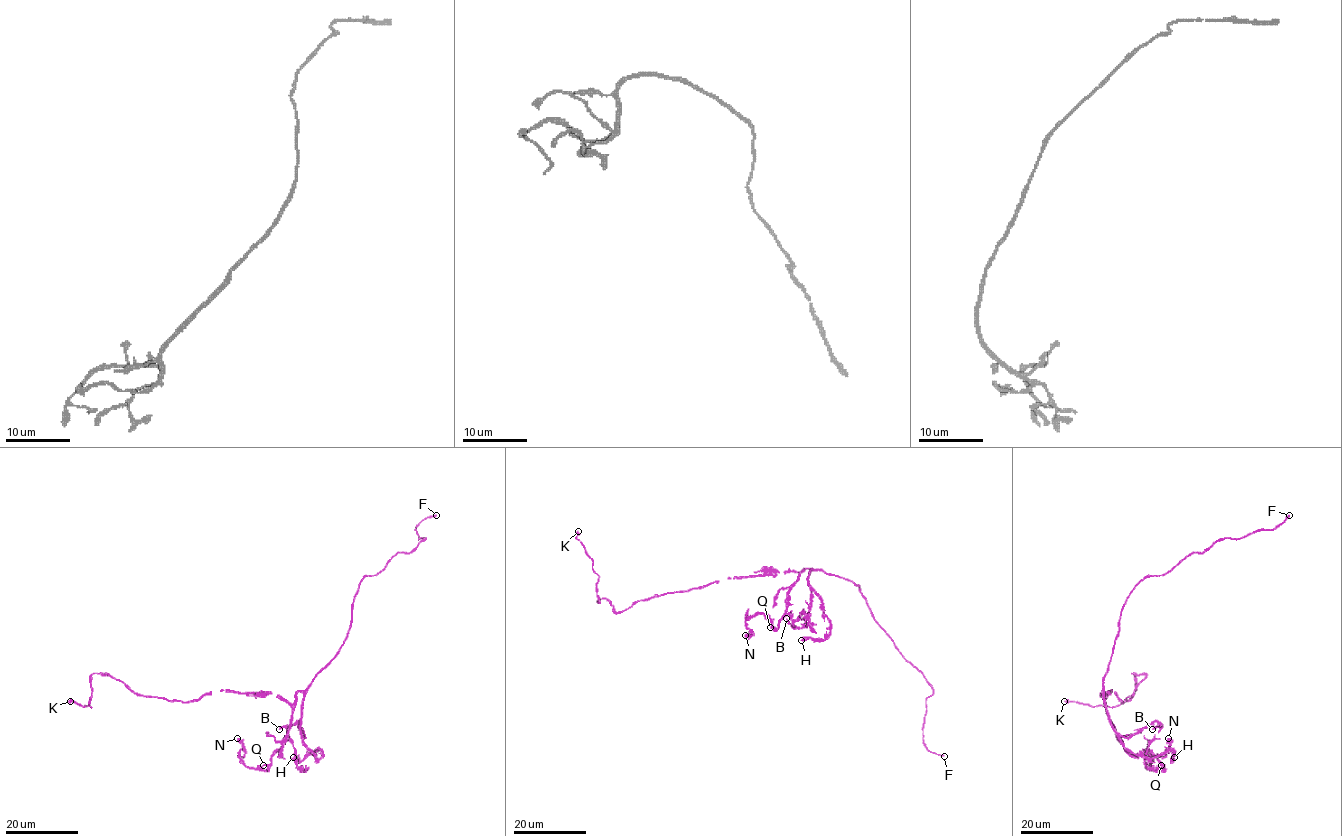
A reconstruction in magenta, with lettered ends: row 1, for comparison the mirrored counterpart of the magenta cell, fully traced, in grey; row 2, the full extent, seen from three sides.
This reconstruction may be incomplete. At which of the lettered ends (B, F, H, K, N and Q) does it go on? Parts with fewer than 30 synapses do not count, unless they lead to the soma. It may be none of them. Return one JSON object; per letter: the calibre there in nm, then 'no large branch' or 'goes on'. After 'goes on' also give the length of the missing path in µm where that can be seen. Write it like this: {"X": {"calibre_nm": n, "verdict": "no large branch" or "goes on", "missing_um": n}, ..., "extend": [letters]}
{"B": {"calibre_nm": 190, "verdict": "no large branch"}, "F": {"calibre_nm": 280, "verdict": "goes on", "missing_um": 160}, "H": {"calibre_nm": 480, "verdict": "no large branch"}, "K": {"calibre_nm": 500, "verdict": "no large branch"}, "N": {"calibre_nm": 600, "verdict": "no large branch"}, "Q": {"calibre_nm": 160, "verdict": "no large branch"}, "extend": ["F"]}

